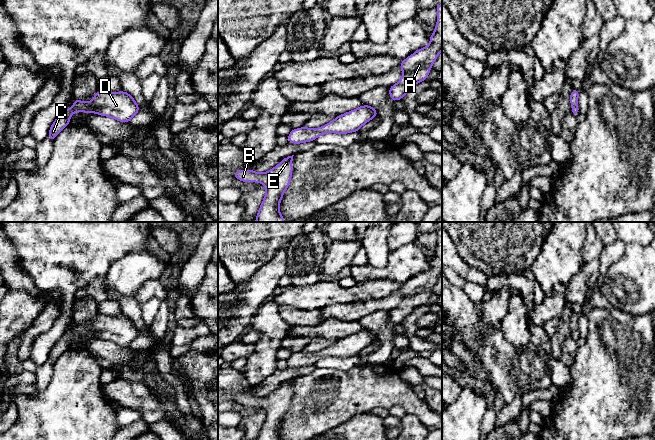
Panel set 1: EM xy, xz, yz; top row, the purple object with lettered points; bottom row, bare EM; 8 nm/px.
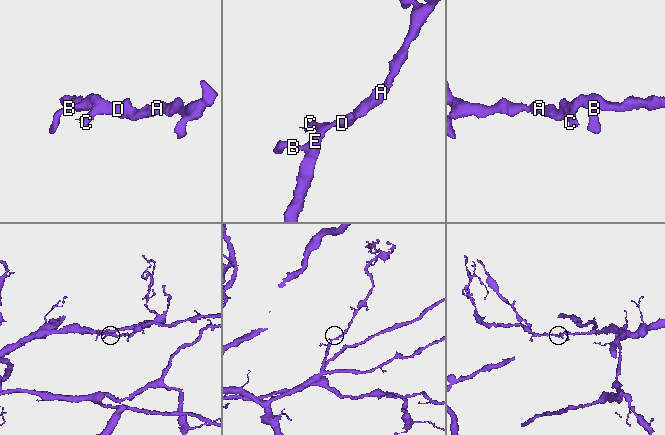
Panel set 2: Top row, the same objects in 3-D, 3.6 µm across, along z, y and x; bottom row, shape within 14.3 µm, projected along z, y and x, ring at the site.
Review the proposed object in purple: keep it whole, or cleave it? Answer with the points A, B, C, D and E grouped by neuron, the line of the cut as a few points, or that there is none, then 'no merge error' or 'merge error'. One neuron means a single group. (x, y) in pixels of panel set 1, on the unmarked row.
A B C D E; no cut; no merge error

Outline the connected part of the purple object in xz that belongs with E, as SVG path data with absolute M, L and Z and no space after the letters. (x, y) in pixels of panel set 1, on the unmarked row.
M293 380L285 381L276 391L264 397L252 393L232 397L232 400L242 406L258 406L266 410L266 419L257 440L282 440L279 428L291 406Z

